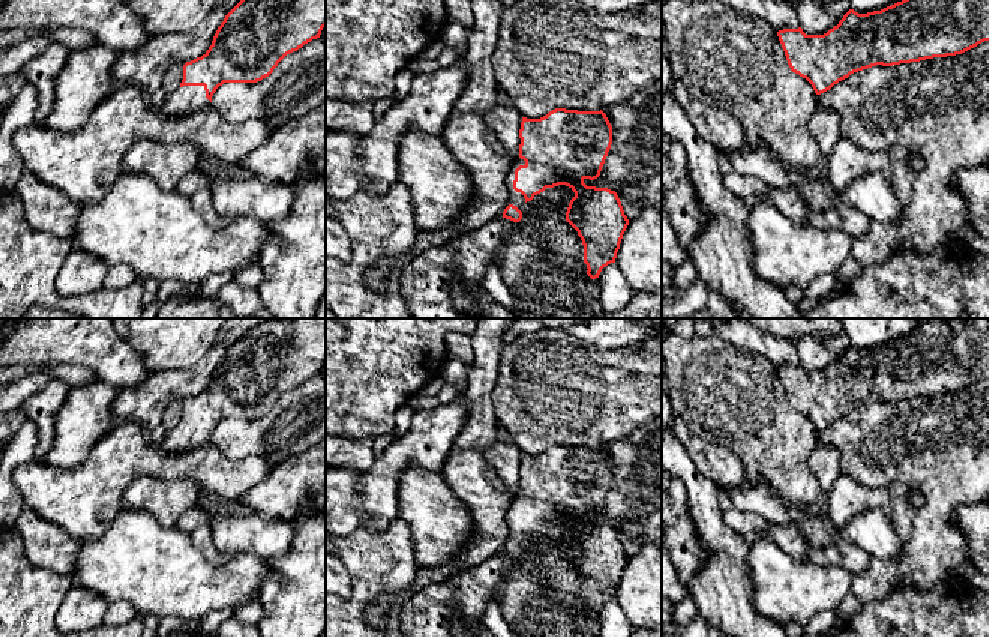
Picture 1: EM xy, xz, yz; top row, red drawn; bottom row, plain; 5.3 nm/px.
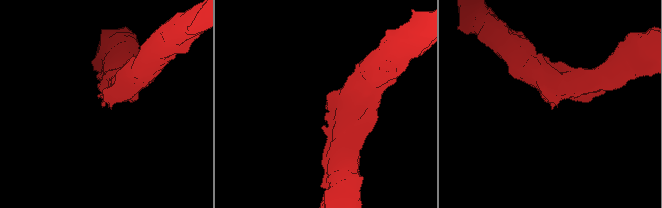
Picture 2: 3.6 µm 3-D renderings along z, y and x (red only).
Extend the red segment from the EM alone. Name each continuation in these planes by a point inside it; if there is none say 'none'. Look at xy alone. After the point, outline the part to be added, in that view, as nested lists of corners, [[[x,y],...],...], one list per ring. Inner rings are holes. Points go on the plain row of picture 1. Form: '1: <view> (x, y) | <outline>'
1: xy (186, 436) | [[[204,422],[179,424],[161,442],[161,446],[171,454],[188,452],[207,445],[212,445],[212,440],[206,434]]]

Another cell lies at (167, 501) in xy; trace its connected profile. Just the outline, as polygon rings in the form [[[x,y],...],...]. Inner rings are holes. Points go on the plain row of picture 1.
[[[141,476],[125,490],[122,508],[146,511],[162,526],[174,527],[186,511],[198,506],[201,491],[192,479]]]

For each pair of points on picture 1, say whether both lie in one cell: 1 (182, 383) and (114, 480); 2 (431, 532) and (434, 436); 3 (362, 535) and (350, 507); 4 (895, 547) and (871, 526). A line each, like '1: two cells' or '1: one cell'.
1: two cells
2: two cells
3: two cells
4: one cell

